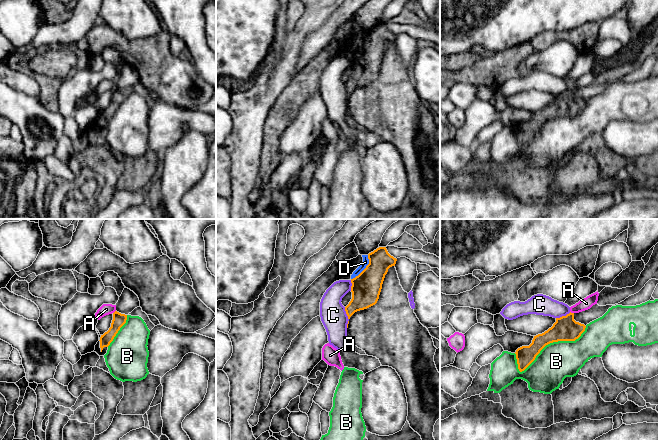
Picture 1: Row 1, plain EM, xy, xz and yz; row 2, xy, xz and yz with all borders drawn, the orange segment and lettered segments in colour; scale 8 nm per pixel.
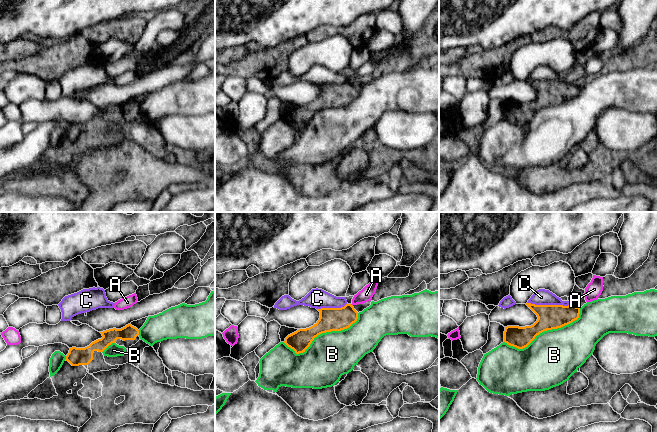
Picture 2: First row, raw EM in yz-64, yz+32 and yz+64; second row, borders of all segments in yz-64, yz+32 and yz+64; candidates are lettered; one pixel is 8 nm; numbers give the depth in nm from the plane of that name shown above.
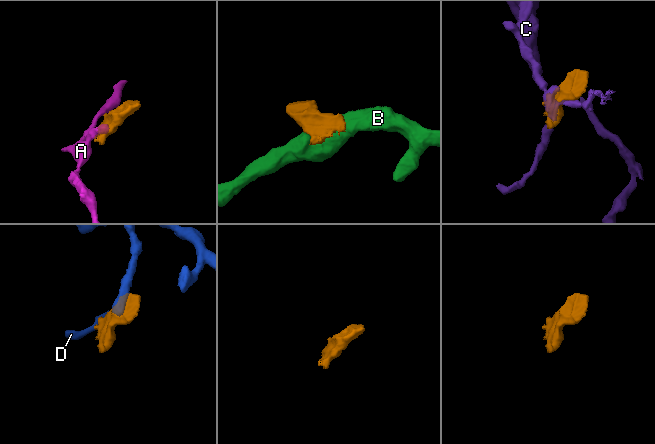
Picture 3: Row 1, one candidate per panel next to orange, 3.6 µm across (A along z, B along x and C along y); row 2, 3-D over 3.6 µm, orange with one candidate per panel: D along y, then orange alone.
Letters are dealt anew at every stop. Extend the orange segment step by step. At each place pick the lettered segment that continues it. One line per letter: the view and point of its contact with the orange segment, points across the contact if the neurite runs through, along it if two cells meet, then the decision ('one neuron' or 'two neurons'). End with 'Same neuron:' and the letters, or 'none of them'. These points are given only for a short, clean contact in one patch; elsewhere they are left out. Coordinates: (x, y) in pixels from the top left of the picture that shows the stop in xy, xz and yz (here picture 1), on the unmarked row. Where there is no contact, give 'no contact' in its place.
A: yz (572, 89) | along yz (570, 87), (573, 89) | two neurons
B: yz (552, 118) | two neurons
C: xz (348, 93) | two neurons
D: xz (365, 44) | along xz (368, 31), (368, 40), (351, 55) | two neurons
Same neuron: none of them

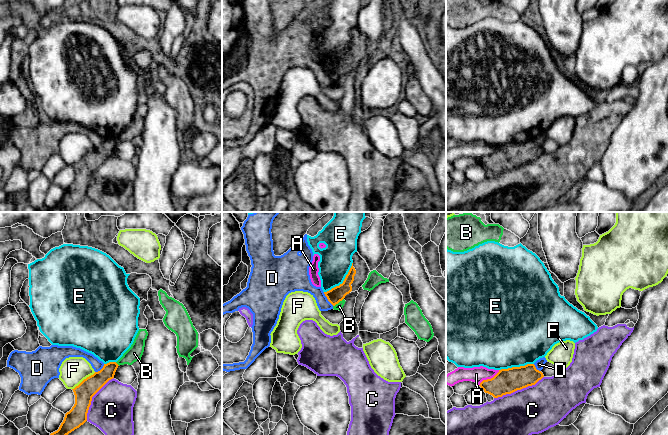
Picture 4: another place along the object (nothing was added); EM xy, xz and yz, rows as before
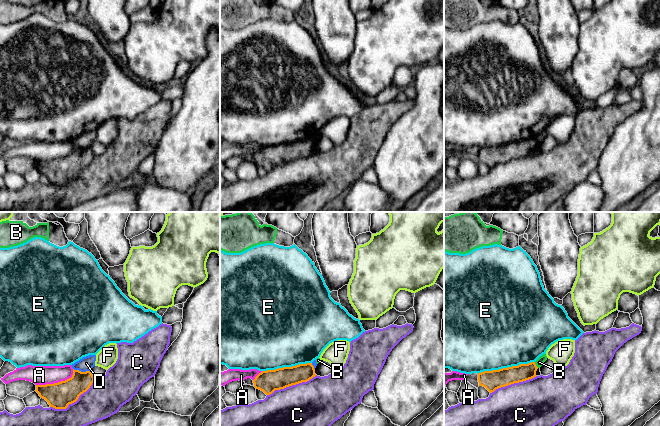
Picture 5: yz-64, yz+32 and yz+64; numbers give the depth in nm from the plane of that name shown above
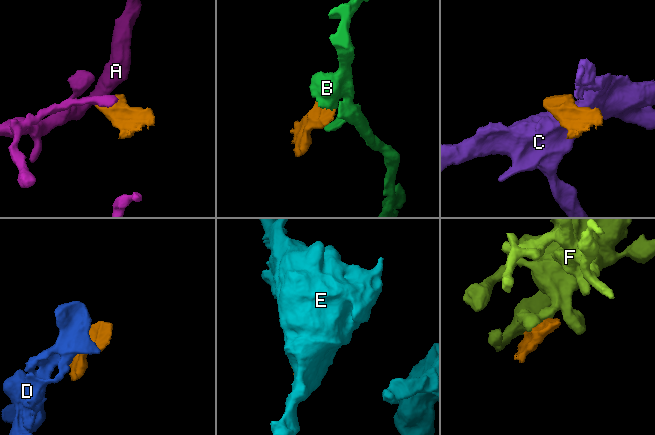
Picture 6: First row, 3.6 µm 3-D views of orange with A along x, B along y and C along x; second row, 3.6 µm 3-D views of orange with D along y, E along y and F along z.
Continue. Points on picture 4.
A: yz (488, 155) | along yz (499, 146), (492, 153), (484, 155), (479, 161) | two neurons
B: xz (338, 78) | along xz (343, 74), (333, 82) | two neurons
C: yz (518, 165) | two neurons
D: xz (327, 74) | along xz (323, 68), (333, 81) | two neurons
E: xz (343, 57) | along xz (352, 38), (344, 56), (324, 68) | two neurons
F: xy (84, 155) | along xy (95, 148), (84, 154), (72, 165) | two neurons
Same neuron: none of them

